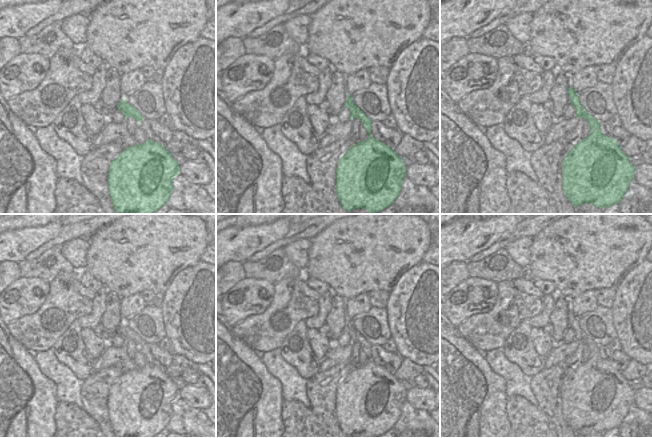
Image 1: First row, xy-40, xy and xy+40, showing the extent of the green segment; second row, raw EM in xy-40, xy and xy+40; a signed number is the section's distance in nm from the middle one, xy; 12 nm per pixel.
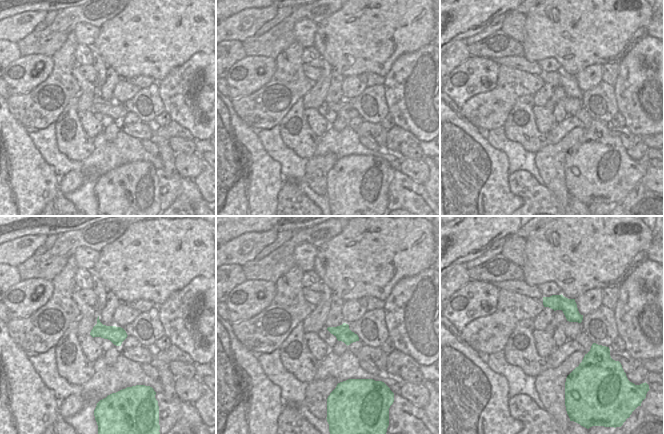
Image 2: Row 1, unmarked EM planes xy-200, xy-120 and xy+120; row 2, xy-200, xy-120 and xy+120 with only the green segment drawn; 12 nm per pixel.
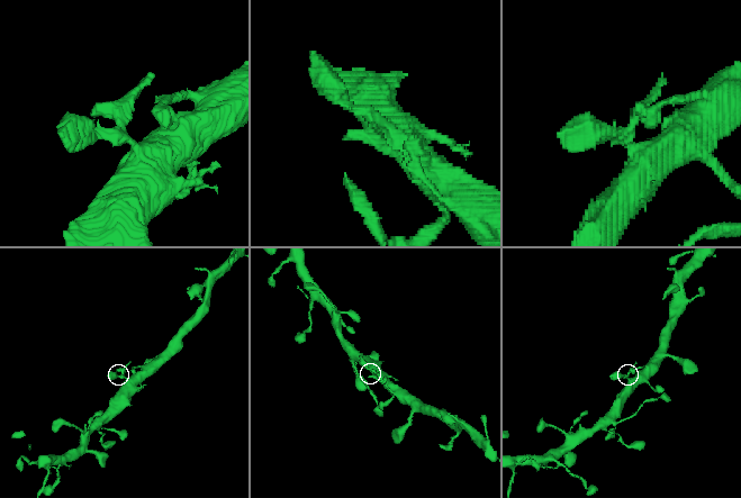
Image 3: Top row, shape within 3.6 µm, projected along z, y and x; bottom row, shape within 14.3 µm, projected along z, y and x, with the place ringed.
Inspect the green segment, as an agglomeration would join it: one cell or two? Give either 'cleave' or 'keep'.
keep

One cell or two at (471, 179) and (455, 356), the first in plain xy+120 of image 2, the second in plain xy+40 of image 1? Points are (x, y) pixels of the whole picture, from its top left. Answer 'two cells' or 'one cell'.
one cell

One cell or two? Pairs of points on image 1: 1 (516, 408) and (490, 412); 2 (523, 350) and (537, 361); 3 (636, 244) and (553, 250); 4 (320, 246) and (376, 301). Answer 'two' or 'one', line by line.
1: two
2: one
3: one
4: two

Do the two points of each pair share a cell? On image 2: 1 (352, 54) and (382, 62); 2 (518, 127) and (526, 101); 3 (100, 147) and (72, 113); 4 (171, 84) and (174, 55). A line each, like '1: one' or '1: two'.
1: one
2: one
3: two
4: two

